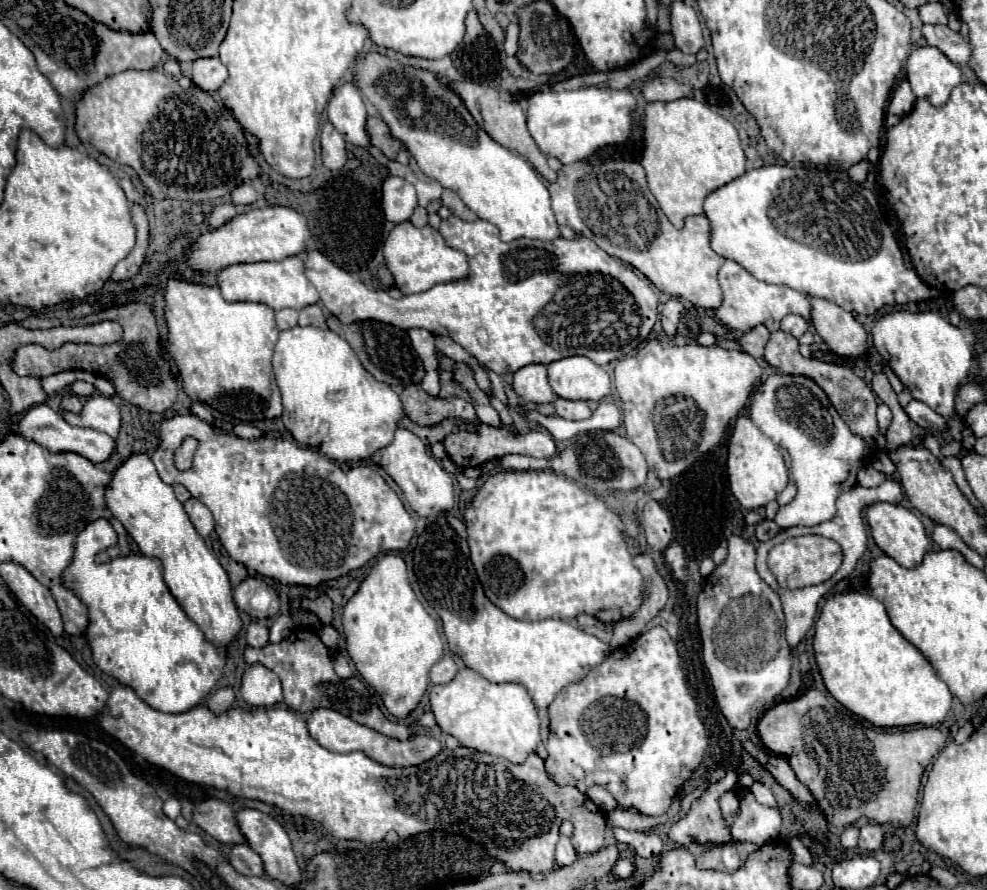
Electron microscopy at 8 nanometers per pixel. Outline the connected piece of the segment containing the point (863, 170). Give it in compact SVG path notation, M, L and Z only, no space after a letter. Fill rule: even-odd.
M860 161L848 169L848 177L856 183L866 181L866 175L868 175L868 161Z

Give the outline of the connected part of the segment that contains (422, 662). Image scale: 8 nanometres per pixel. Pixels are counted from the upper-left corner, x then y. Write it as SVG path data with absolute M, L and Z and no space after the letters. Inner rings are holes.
M394 553L378 559L358 591L344 605L342 627L348 655L364 681L380 693L394 717L406 717L426 693L430 667L440 661L444 643L436 619L428 615L408 583L404 559Z

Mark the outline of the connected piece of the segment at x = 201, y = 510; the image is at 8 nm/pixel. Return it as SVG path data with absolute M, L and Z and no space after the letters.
M192 497L192 499L188 499L188 501L184 503L184 509L186 509L190 521L194 523L196 531L198 531L203 538L206 538L214 531L212 513L210 513L210 509L208 509L204 503L200 503L198 499Z

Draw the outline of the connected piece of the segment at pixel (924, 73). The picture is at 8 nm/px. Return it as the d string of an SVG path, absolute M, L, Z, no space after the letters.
M926 45L910 53L906 61L906 79L918 99L924 97L934 107L940 107L948 101L950 91L962 83L962 73L940 49Z

